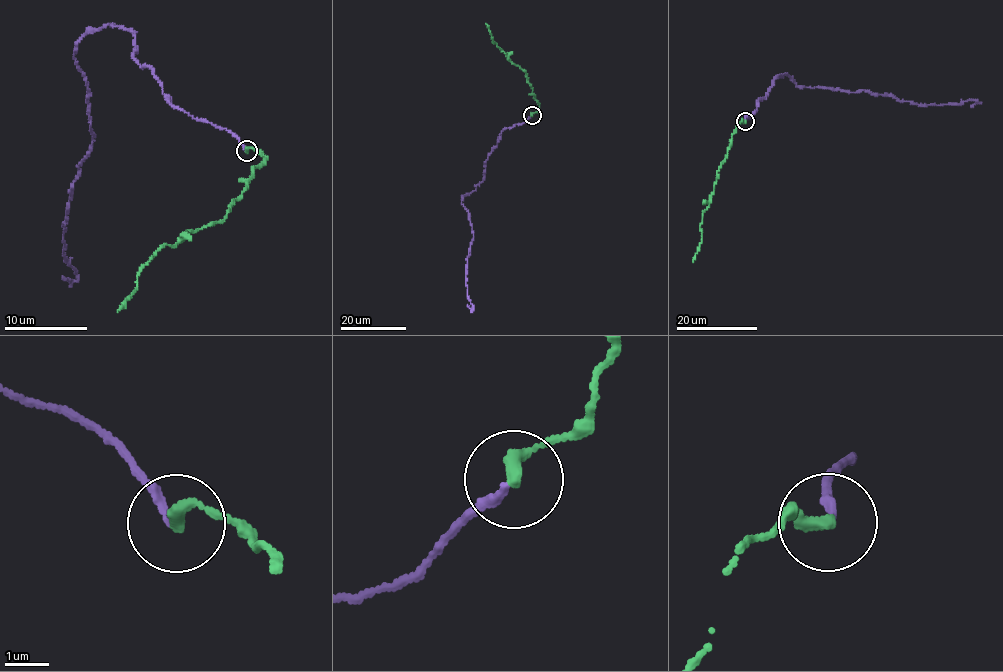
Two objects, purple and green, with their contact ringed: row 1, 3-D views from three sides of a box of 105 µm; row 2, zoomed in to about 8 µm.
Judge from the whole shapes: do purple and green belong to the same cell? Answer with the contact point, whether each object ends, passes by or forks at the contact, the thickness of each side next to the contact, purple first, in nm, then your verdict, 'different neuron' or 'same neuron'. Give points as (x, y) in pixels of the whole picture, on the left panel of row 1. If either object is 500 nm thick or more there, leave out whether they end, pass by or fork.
(247, 151) | purple ends | green ends | 150/320 nm | same neuron

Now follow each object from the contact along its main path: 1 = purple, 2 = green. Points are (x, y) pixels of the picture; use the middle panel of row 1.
1: (531, 115), (504, 128), (485, 163), (484, 178), (463, 196), (473, 239), (466, 286), (473, 309), (468, 305)
2: (532, 115), (539, 106), (525, 70), (514, 64), (492, 41), (485, 23)

